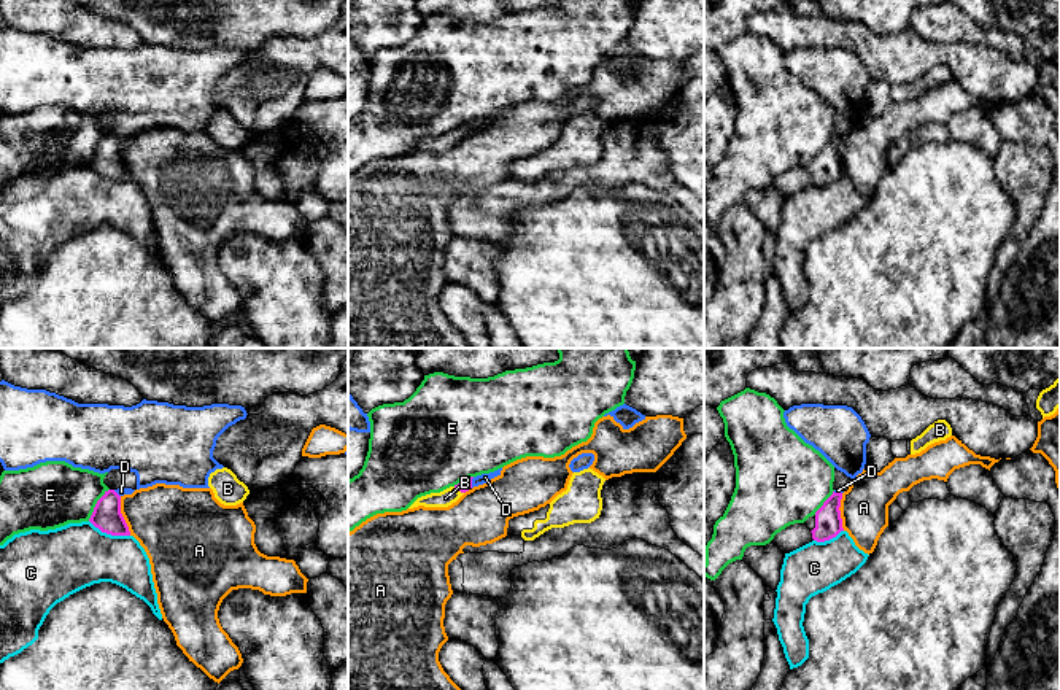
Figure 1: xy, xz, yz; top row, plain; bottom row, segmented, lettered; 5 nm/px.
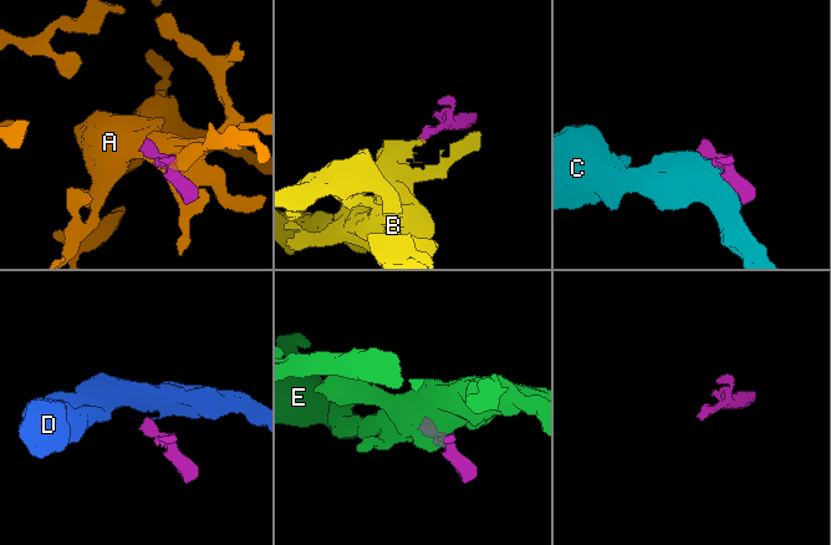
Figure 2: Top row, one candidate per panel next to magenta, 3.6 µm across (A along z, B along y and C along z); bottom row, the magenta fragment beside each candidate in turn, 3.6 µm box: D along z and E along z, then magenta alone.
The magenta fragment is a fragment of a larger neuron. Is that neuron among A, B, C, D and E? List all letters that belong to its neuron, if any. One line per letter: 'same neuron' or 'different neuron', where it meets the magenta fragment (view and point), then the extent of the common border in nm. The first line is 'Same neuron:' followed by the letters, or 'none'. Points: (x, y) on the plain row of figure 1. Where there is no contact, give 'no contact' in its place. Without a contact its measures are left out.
Same neuron: B
A: different neuron; meets magenta in xy at (121, 159); contact 200 nm long
B: same neuron; meets magenta in xz at (458, 134); contact 70 nm long
C: different neuron; meets magenta in xy at (110, 177); contact 220 nm long
D: different neuron; meets magenta in xz at (471, 126); contact 60 nm long
E: different neuron; meets magenta in xy at (96, 148); contact 200 nm long

